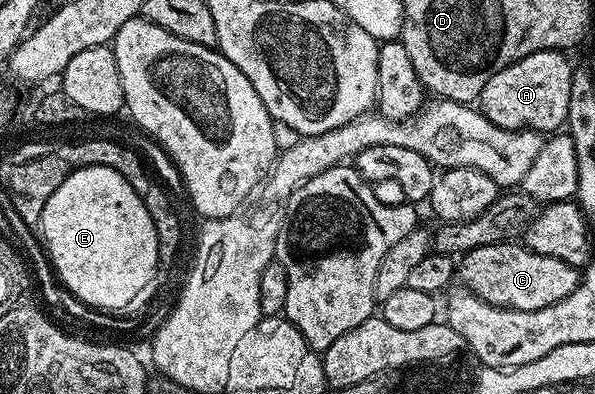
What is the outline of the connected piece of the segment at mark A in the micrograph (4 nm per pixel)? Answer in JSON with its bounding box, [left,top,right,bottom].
[477,51,573,133]

